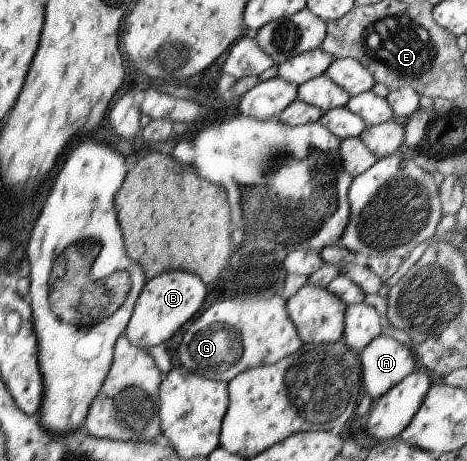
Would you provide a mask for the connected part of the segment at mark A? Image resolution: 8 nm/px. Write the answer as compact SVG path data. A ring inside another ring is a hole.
M381 334L359 352L362 394L373 401L415 370L416 356L393 337Z

